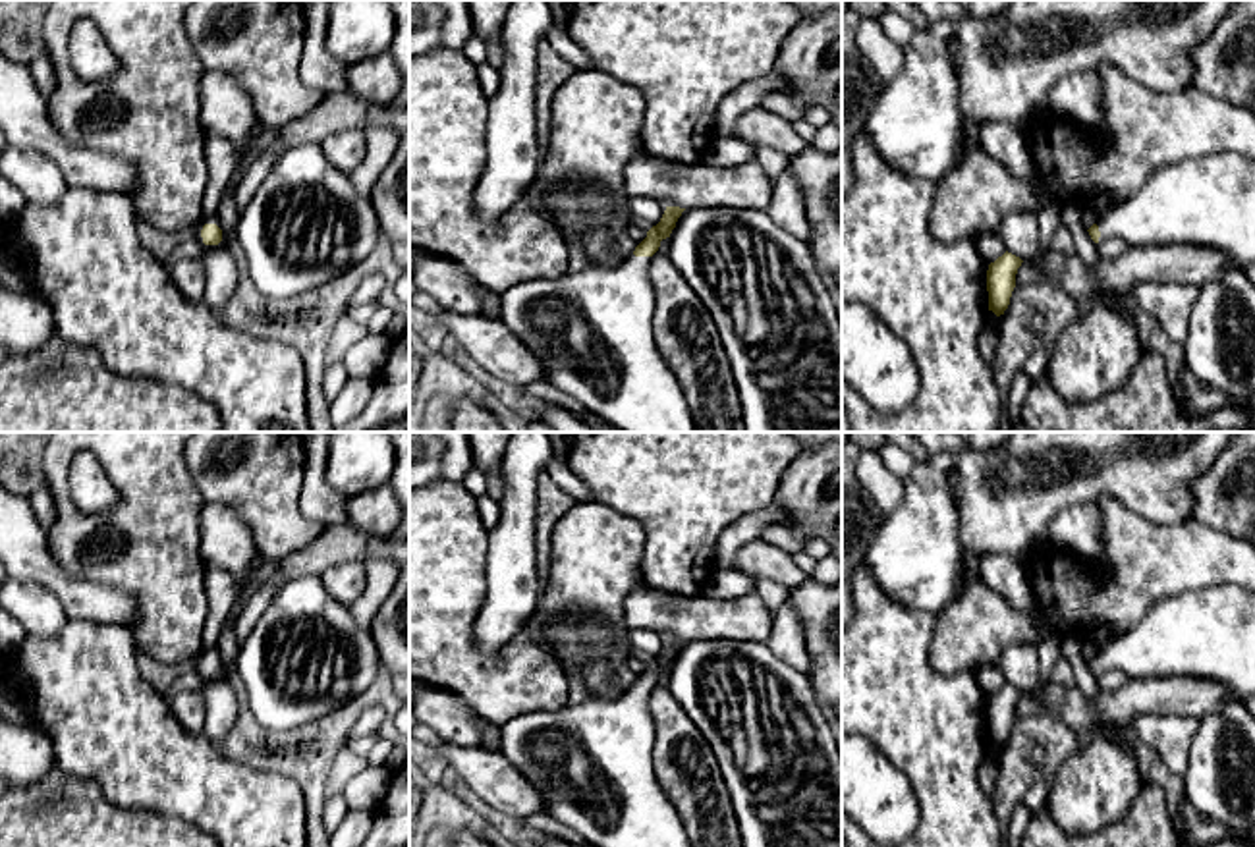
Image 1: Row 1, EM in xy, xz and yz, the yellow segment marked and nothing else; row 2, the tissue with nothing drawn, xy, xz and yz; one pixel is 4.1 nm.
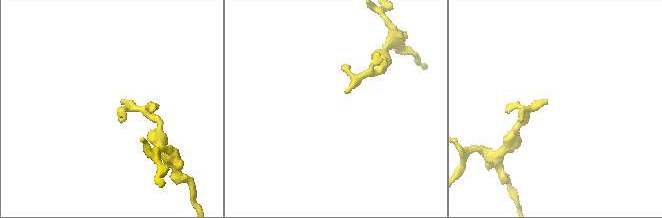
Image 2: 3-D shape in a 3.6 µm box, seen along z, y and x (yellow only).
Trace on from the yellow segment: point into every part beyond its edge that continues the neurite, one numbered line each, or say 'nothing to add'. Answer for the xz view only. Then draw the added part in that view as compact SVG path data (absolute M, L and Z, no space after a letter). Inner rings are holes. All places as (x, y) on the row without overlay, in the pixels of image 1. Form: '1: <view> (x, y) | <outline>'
1: xz (593, 763) | M626 689L618 698L589 698L581 704L566 704L558 710L546 712L525 712L510 718L500 725L502 743L500 752L537 787L544 797L546 812L558 822L575 830L581 837L587 839L591 847L691 847L687 832L678 816L678 810L670 803L662 785L658 783L653 770L653 747L655 747L655 724L649 714L649 697L653 689Z

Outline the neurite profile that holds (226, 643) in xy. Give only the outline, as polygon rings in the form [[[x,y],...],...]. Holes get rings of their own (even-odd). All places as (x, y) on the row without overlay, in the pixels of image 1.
[[[239,604],[236,606],[234,614],[224,623],[216,639],[216,648],[220,652],[220,662],[222,662],[222,673],[218,677],[205,677],[199,671],[189,671],[181,675],[180,679],[176,679],[176,683],[168,689],[166,693],[168,698],[180,691],[201,691],[209,681],[228,681],[232,668],[236,666],[239,648],[241,648],[241,642],[237,641],[236,631],[234,631],[234,619],[237,612],[239,612]]]

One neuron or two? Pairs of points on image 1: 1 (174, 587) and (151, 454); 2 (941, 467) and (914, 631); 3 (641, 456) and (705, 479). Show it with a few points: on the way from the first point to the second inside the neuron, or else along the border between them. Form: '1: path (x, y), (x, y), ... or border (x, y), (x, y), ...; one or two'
1: path (155, 554), (153, 487); one
2: border (879, 583), (894, 601), (935, 614); two
3: path (657, 456), (682, 456), (690, 464); one

